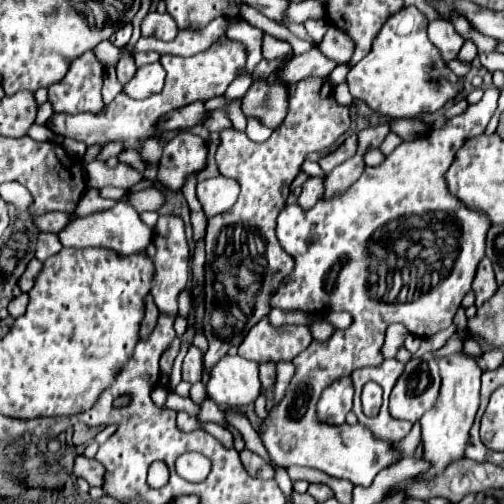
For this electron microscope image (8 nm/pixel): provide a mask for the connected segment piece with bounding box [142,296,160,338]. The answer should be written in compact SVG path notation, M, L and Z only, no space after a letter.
M148 296L148 302L146 302L146 318L142 322L142 338L148 338L154 332L154 328L158 324L158 316L160 316L160 312L158 312L156 304L152 302L152 298Z

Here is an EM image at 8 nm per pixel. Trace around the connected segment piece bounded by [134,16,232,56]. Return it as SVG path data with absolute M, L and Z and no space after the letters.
M220 16L212 20L204 30L180 30L180 34L172 42L162 42L156 38L140 38L134 52L156 50L160 54L178 54L178 56L194 56L202 50L208 50L220 36L224 36L230 28L230 20Z

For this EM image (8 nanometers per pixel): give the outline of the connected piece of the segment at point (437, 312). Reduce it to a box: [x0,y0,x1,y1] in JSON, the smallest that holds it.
[260,86,498,486]

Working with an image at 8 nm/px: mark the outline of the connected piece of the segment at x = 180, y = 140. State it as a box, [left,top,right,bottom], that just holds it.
[156,130,206,190]

